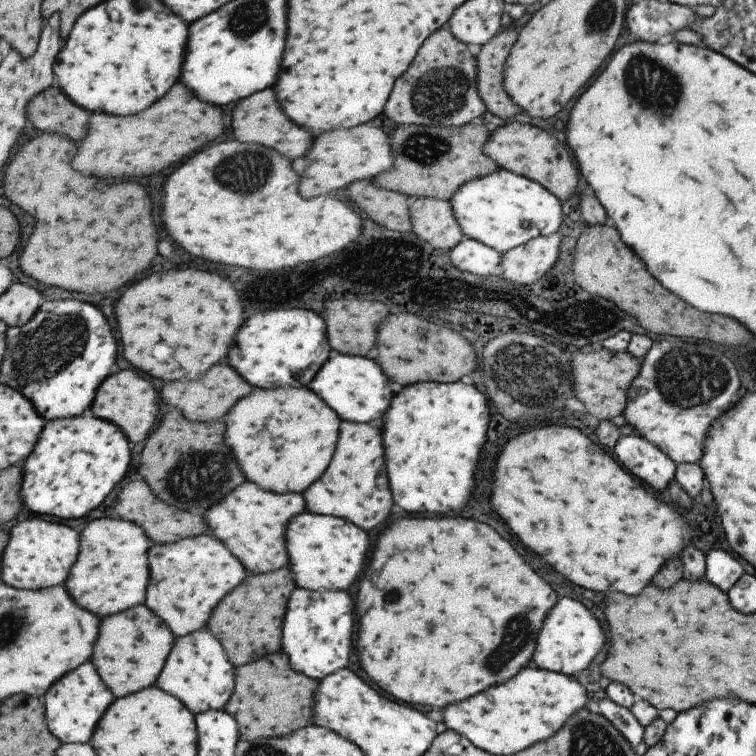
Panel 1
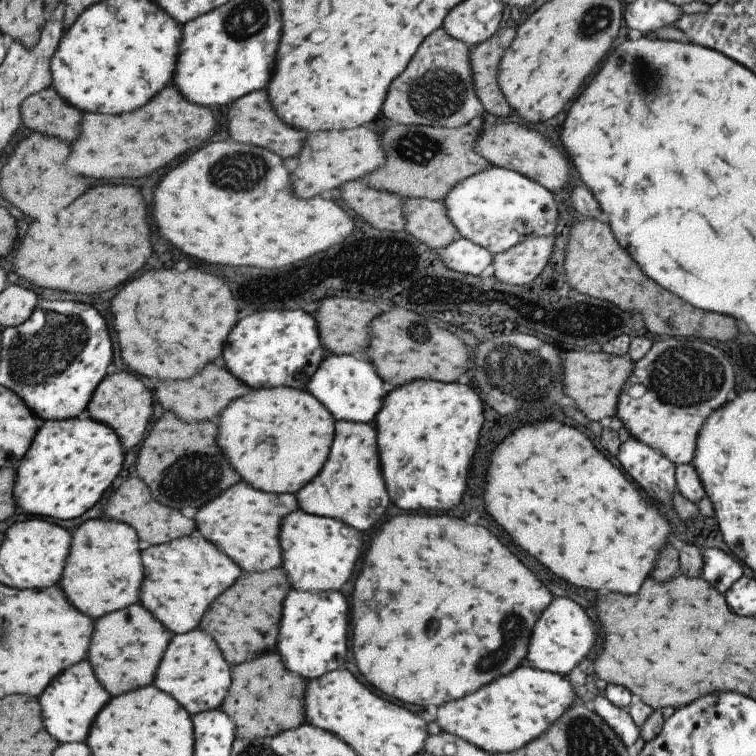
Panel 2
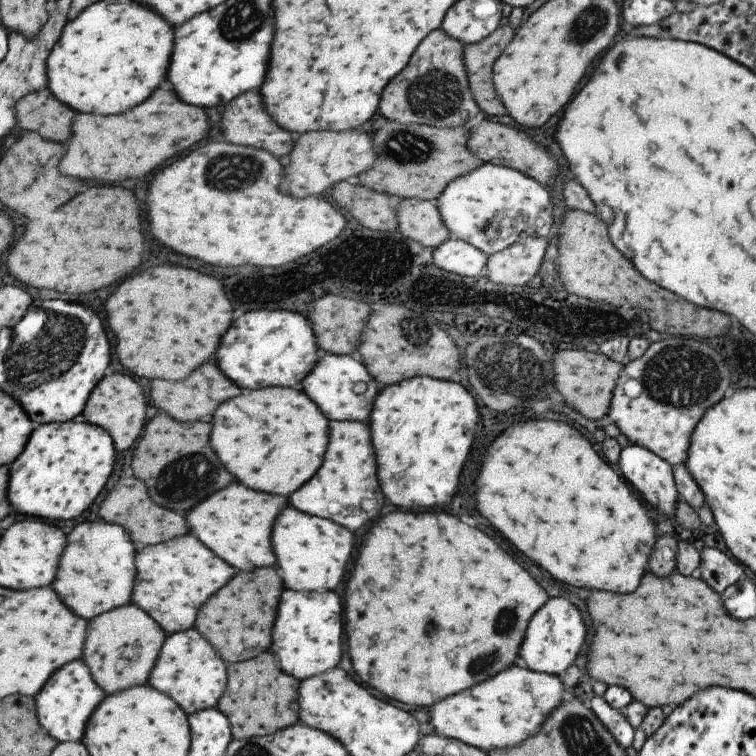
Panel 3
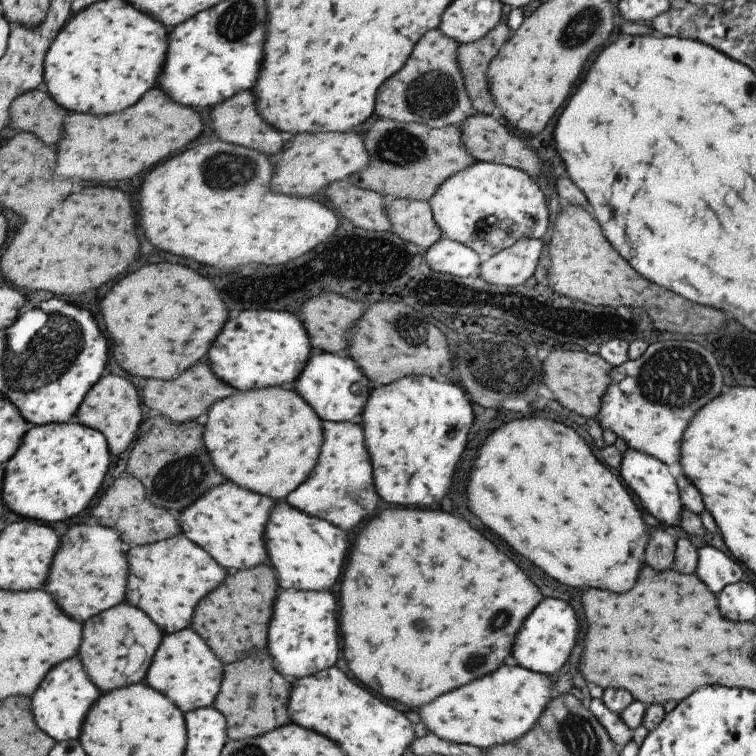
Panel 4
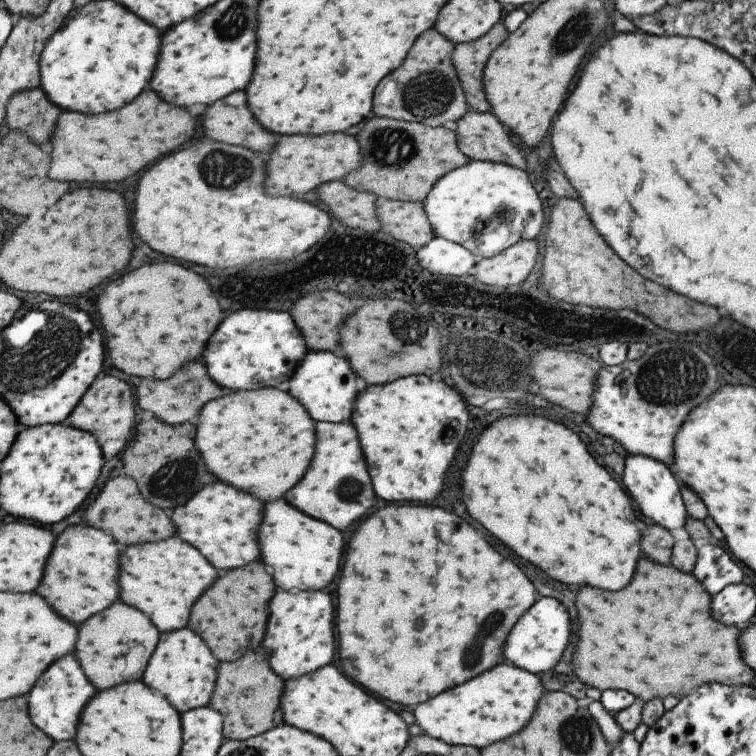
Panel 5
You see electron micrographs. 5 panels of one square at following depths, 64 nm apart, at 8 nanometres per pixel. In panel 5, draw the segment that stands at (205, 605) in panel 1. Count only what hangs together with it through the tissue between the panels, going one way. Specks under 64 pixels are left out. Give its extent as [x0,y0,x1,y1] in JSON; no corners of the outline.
[118,534,217,633]

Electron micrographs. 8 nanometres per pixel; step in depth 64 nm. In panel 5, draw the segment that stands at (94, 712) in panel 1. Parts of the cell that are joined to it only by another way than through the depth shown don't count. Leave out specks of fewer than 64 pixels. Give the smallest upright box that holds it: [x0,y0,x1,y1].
[25,654,95,741]

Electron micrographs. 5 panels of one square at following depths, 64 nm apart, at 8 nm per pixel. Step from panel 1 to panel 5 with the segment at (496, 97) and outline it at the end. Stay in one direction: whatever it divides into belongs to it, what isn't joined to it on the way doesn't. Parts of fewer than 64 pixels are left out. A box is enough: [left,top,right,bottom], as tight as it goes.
[450,21,508,113]

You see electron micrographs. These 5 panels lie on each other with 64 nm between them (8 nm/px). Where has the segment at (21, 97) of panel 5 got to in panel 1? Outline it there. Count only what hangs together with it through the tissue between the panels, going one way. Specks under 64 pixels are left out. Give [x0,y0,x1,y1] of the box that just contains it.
[25,86,87,142]

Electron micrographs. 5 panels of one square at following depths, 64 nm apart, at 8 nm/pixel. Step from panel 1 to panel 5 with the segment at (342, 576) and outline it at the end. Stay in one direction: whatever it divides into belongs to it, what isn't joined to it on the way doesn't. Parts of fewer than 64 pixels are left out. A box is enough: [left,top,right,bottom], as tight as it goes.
[256,498,343,590]

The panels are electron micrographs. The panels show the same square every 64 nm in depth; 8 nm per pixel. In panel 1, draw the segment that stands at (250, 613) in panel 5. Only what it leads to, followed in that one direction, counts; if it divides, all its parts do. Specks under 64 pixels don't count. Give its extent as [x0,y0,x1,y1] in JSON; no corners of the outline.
[205,567,293,667]

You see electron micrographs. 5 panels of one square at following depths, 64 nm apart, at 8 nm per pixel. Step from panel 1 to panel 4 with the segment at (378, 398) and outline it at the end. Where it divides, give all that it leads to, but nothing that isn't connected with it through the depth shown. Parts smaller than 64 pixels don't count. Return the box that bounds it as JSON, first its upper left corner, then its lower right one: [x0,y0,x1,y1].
[291,352,374,422]

